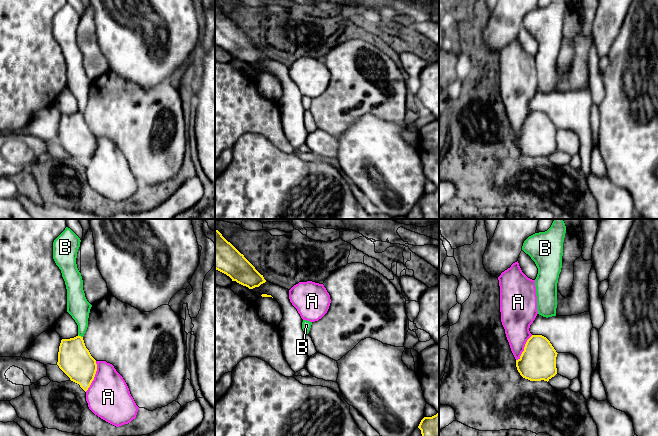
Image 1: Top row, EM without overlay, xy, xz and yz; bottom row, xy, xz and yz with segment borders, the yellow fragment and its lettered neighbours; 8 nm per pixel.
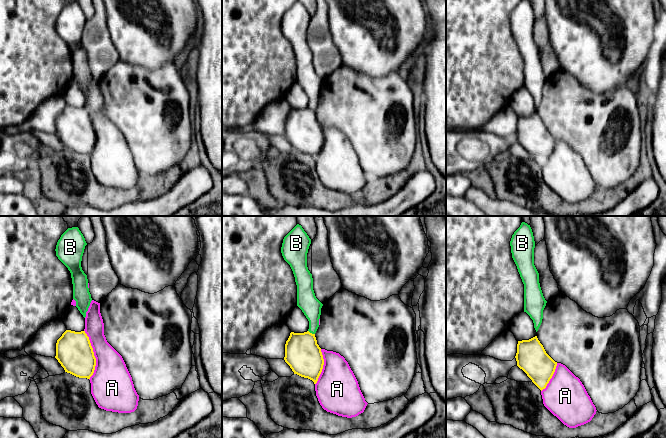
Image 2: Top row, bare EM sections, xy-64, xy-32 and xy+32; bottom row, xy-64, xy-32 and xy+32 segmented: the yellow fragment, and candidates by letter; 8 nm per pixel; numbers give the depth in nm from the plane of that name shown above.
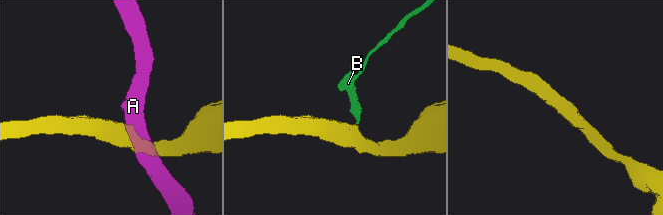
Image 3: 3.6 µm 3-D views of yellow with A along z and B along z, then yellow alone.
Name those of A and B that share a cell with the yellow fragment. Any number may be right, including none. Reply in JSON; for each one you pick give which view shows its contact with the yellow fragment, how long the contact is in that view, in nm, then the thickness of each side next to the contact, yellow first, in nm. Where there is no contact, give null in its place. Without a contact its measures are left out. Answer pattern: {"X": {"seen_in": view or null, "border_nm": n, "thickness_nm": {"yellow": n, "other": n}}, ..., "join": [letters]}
{"join": []}

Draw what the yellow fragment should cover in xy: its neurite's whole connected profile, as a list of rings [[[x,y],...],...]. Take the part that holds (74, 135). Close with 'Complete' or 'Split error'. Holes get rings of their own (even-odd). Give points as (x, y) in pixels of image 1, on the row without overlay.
[[[79,111],[61,116],[57,141],[85,168],[90,163],[97,147],[96,136],[86,124],[83,113]]]. Complete

